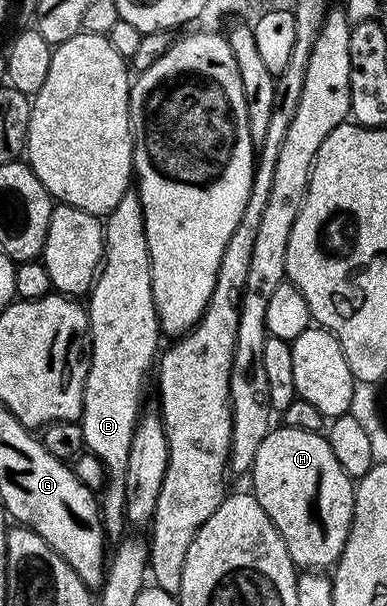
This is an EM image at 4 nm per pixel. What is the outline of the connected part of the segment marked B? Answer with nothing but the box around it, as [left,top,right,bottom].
[80,191,159,534]

